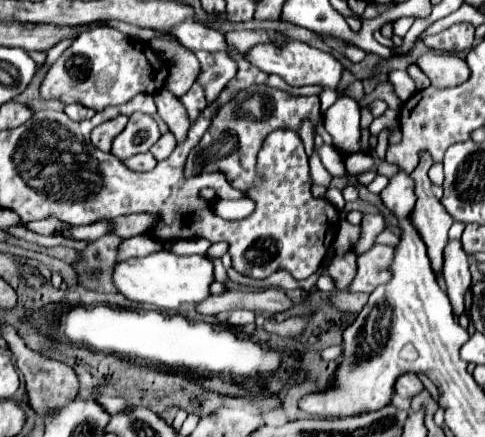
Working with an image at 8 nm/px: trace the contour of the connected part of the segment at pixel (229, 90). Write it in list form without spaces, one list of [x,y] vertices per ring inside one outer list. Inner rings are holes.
[[[240,60],[238,62],[238,74],[224,88],[224,92],[220,94],[220,100],[232,100],[232,96],[236,96],[236,92],[240,92],[240,88],[250,88],[256,84],[268,84],[268,74],[260,72],[256,66]]]

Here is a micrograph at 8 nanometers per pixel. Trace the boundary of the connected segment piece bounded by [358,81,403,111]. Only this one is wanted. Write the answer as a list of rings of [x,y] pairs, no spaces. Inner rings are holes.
[[[390,81],[378,83],[373,92],[358,100],[358,104],[362,108],[369,105],[375,99],[385,101],[390,109],[396,111],[399,111],[403,104],[400,98],[396,95],[394,86]]]

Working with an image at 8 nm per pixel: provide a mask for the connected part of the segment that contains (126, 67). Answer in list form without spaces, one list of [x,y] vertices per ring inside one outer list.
[[[94,28],[80,34],[76,44],[62,52],[52,64],[40,84],[40,96],[44,100],[60,100],[64,104],[80,102],[94,110],[118,106],[128,102],[134,94],[154,94],[164,86],[168,78],[166,64],[144,42],[136,42],[116,28]]]

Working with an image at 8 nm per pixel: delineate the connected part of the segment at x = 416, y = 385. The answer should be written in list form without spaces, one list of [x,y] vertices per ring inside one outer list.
[[[404,374],[398,378],[396,382],[396,392],[406,398],[406,400],[412,400],[416,394],[420,394],[424,390],[424,384],[420,382],[420,378],[416,374]]]

